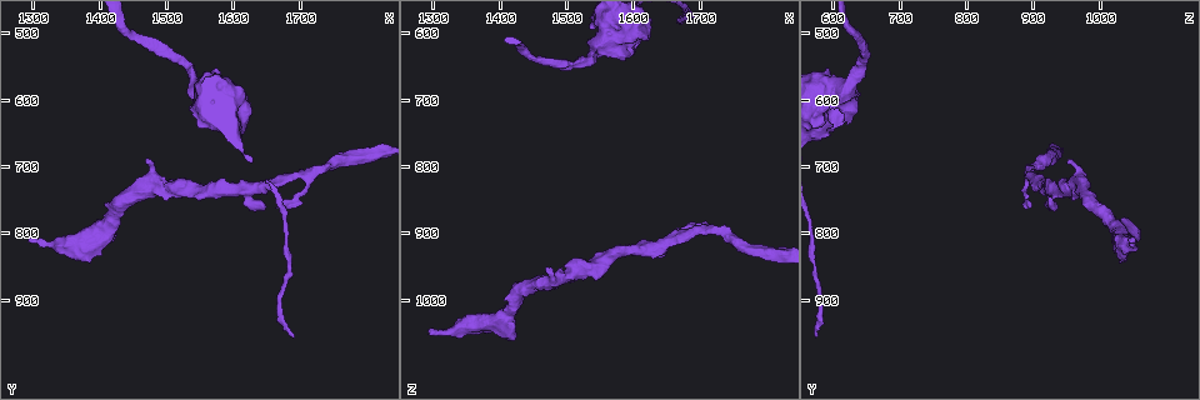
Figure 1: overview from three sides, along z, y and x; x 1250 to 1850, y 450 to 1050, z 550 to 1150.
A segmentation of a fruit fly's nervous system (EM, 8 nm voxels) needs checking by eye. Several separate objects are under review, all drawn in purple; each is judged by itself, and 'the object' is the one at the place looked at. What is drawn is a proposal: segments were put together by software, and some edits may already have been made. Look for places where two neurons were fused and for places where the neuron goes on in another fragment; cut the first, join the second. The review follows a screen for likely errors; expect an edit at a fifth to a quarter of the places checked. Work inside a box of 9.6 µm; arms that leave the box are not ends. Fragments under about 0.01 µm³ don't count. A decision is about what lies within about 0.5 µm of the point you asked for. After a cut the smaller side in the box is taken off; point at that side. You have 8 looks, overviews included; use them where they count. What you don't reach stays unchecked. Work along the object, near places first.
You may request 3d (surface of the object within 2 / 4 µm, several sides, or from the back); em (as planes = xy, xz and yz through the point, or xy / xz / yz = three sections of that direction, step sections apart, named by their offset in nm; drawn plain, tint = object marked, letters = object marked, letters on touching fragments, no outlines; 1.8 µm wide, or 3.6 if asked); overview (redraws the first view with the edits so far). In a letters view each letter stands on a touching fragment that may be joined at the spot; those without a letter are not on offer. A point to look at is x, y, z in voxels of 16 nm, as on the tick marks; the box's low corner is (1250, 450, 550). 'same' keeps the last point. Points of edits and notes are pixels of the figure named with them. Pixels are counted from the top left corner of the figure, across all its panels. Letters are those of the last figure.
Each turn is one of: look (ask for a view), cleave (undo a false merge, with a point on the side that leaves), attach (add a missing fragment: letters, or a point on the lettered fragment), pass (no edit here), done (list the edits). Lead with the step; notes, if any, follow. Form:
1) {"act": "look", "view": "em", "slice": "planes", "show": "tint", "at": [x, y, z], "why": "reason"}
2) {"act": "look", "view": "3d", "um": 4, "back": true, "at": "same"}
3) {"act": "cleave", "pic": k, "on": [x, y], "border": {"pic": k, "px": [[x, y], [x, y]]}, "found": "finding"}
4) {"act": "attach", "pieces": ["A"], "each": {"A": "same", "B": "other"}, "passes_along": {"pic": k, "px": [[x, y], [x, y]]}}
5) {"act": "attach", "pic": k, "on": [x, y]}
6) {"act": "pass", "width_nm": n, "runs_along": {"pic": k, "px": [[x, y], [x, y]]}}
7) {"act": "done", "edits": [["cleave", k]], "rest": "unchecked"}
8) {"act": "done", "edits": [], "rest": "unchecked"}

{"act": "look", "view": "em", "slice": "planes", "show": "tint", "at": [1290, 810, 1040], "why": "free end"}

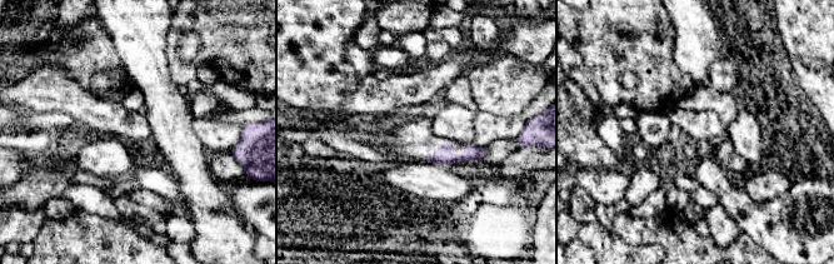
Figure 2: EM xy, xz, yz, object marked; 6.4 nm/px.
{"act": "look", "view": "em", "slice": "planes", "show": "letters", "at": "same", "why": "what lies round it"}

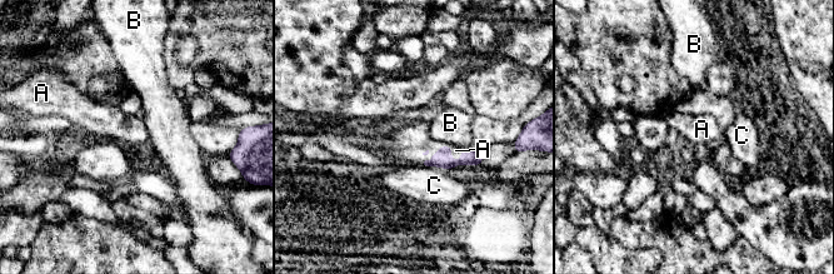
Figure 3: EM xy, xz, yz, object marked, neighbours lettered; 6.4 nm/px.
{"act": "attach", "pieces": ["A"], "each": {"A": "same", "B": "other", "C": "other"}, "passes_along": {"pic": 3, "px": [[442, 157], [450, 155], [455, 150]]}, "found": "it goes on there"}

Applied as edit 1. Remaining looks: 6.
{"act": "look", "view": "overview", "why": "redraw"}

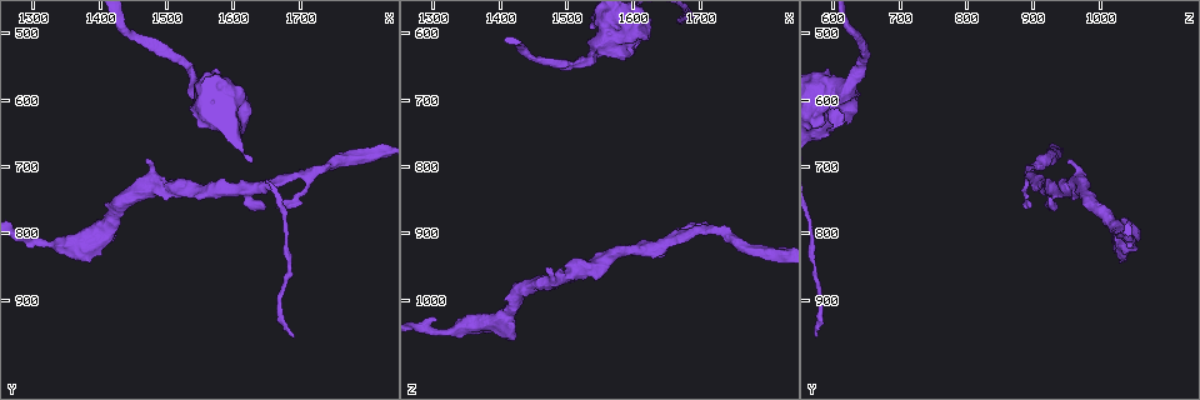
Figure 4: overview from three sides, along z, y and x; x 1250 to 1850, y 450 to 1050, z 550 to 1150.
{"act": "look", "view": "em", "slice": "yz", "step": 4, "show": "letters", "at": [1625, 735, 920], "why": "arms part here"}

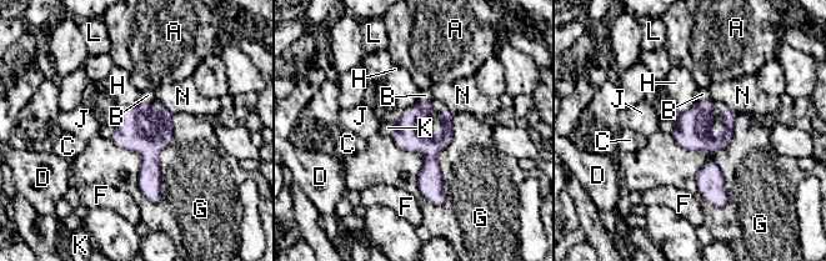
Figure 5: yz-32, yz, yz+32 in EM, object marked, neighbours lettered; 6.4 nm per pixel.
{"act": "pass", "width_nm": 240, "longest_contact_nm": ["G", 600], "each": {"A": "other", "B": "other", "C": "other", "D": "other", "F": "other", "G": "other", "H": "other", "J": "other", "K": "other", "L": "other", "N": "other"}, "found": "one neuron here"}

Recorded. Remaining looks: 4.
{"act": "look", "view": "3d", "um": 4, "at": [1600, 630, 625], "why": "thick turns thin"}

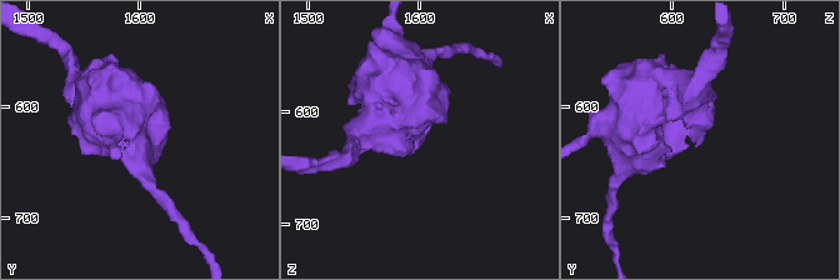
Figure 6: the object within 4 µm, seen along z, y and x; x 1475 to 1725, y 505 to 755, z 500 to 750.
{"act": "look", "view": "em", "slice": "planes", "show": "letters", "at": [1598, 626, 624], "why": "now the EM"}

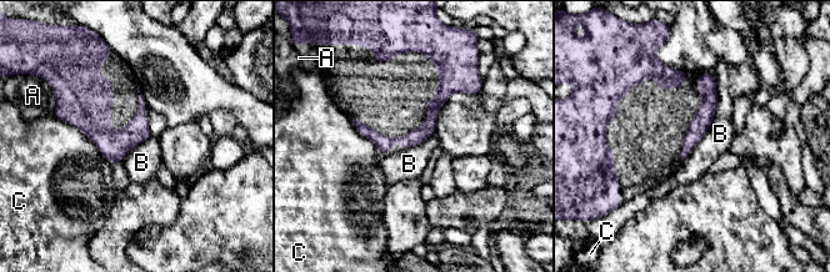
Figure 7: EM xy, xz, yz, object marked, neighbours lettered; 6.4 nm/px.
{"act": "pass", "each": {"A": "other", "B": "other", "C": "other"}, "runs_along": {"pic": 7, "px": [[453, 76], [415, 137], [379, 140], [359, 127]]}, "found": "one neuron here"}

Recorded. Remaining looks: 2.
{"act": "done", "edits": [["attach", 3]], "rest": "unchecked"}

